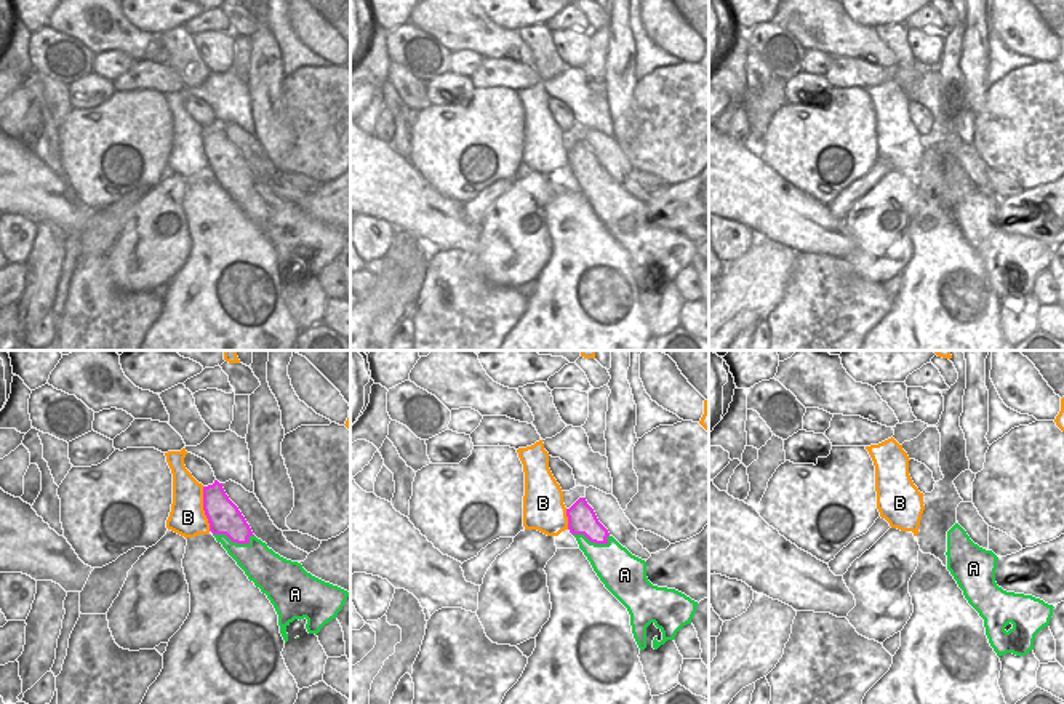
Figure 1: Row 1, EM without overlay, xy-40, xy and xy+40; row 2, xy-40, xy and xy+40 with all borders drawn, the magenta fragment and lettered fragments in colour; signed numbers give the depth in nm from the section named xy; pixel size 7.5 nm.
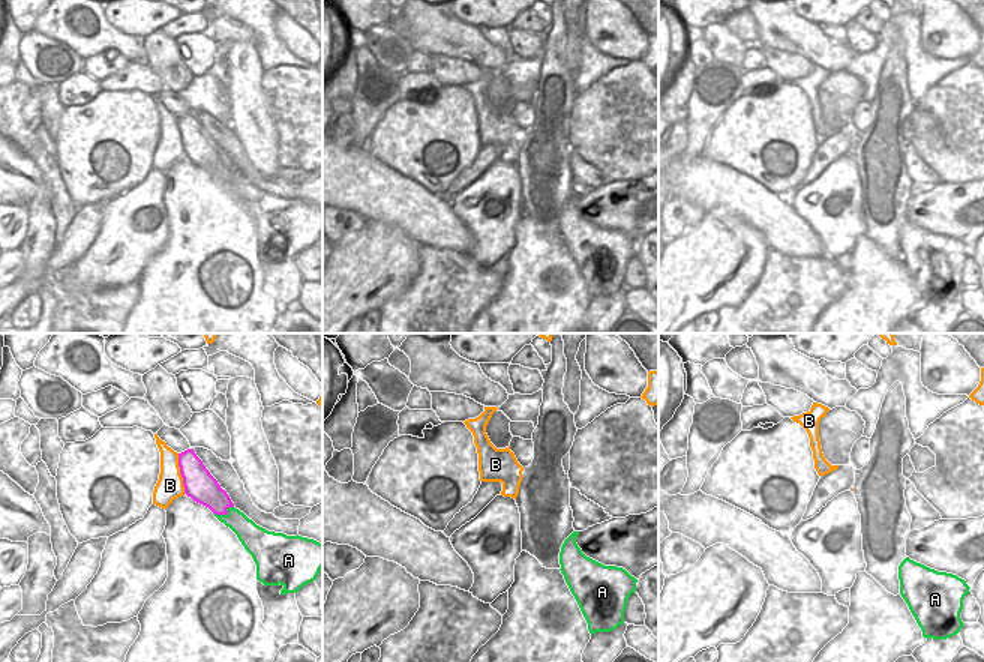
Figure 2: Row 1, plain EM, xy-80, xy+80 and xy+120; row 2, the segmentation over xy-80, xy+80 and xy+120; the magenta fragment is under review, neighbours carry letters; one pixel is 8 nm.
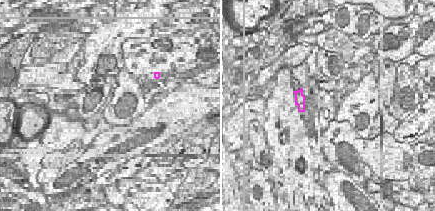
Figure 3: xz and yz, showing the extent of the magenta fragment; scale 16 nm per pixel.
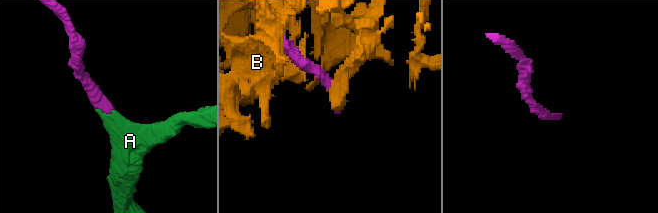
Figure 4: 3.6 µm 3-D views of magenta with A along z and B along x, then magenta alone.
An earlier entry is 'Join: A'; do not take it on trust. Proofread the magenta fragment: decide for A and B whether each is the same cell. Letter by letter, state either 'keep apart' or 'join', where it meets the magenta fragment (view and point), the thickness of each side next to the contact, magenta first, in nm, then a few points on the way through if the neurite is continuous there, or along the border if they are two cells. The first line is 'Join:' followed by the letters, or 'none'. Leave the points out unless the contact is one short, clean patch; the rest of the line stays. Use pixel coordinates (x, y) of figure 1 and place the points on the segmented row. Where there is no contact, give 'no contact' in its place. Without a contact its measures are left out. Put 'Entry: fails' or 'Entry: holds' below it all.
Join: A
A: join | xy-40 (236, 541) | 240/260 nm | across xy-40 (224, 517), (236, 541), (260, 564)
B: keep apart | xy-40 (204, 509) | 240/260 nm
Entry: holds

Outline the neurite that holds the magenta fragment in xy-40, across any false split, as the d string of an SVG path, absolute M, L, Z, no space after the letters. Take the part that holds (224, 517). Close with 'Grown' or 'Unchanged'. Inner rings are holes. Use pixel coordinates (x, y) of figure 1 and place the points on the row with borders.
M218 480L203 486L203 510L216 541L274 605L285 643L286 627L294 619L306 618L307 632L315 635L336 619L350 592L312 576L301 563L269 549L253 534Z. Grown

